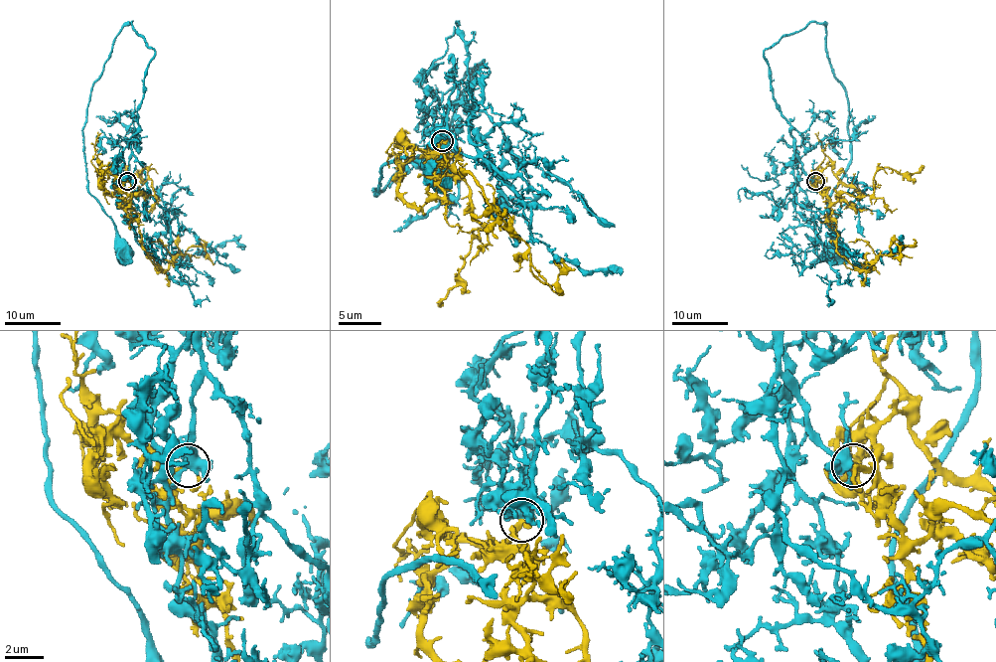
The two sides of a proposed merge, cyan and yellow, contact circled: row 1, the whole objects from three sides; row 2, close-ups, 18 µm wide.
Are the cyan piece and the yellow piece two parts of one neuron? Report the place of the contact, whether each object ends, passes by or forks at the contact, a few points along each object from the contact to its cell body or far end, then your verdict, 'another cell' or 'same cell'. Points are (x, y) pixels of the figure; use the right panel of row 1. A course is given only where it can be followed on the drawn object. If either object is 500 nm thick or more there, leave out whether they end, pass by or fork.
at (815, 181); cyan forks there; yellow passes by; cyan runs (815, 181), (794, 153), (764, 53), (812, 22), (825, 27), (849, 122), (849, 168), (826, 204), (833, 252); yellow runs (815, 181), (836, 223), (836, 249), (867, 269), (880, 255), (911, 247), (901, 248), (900, 265); same cell

